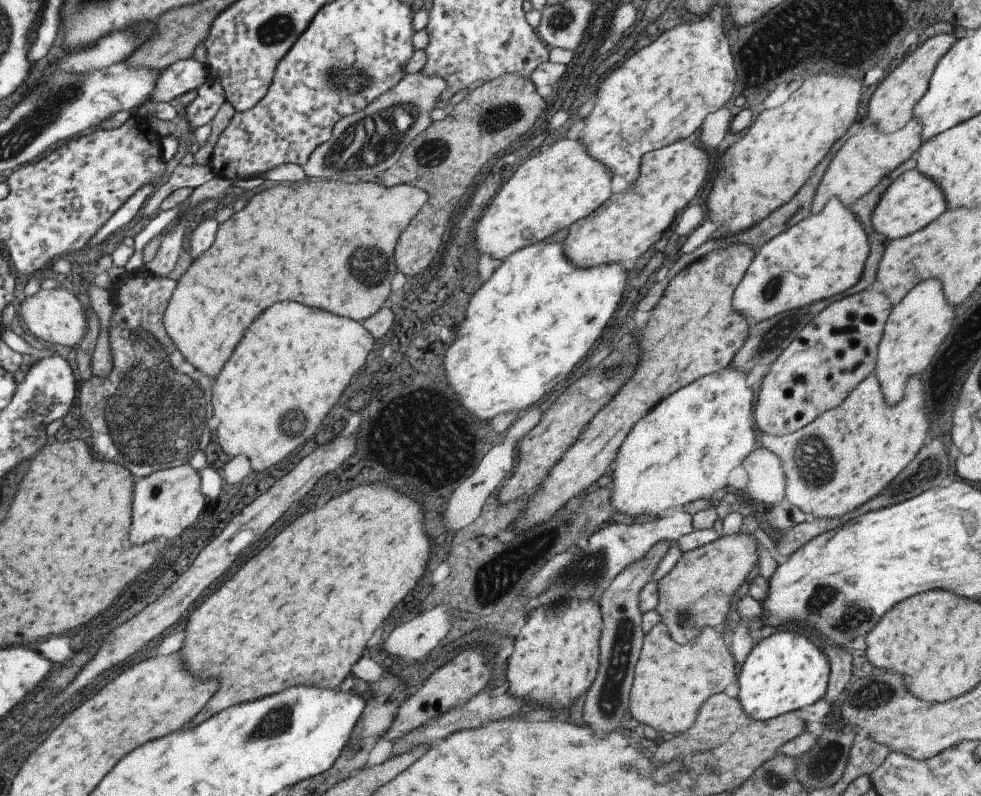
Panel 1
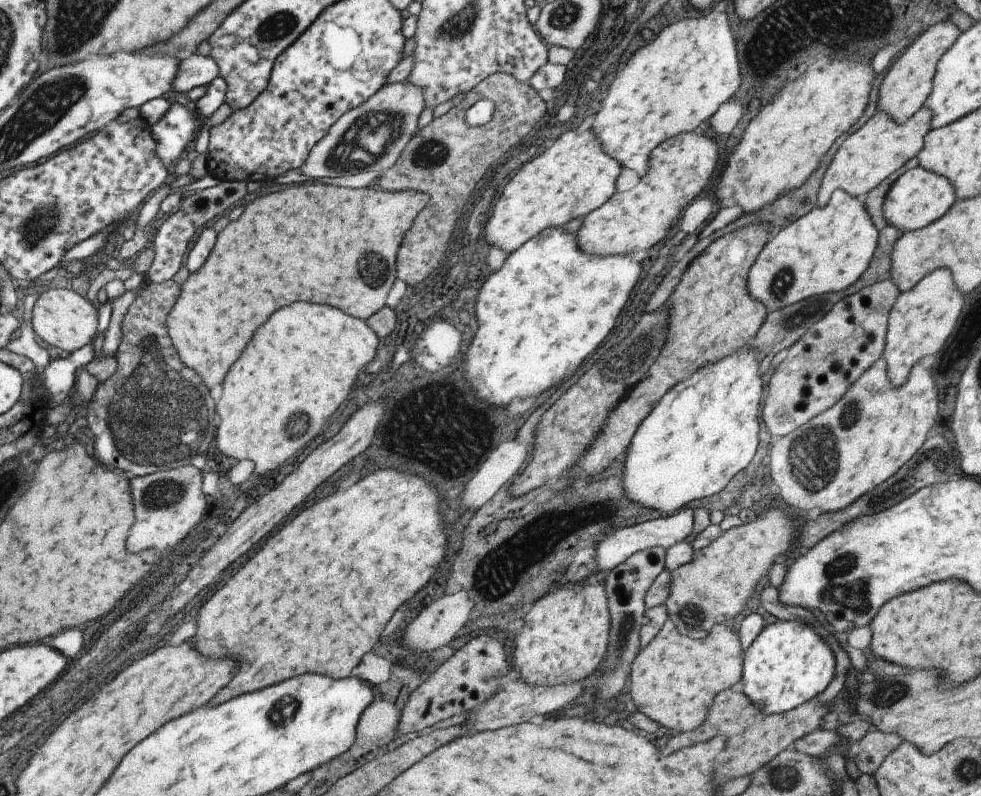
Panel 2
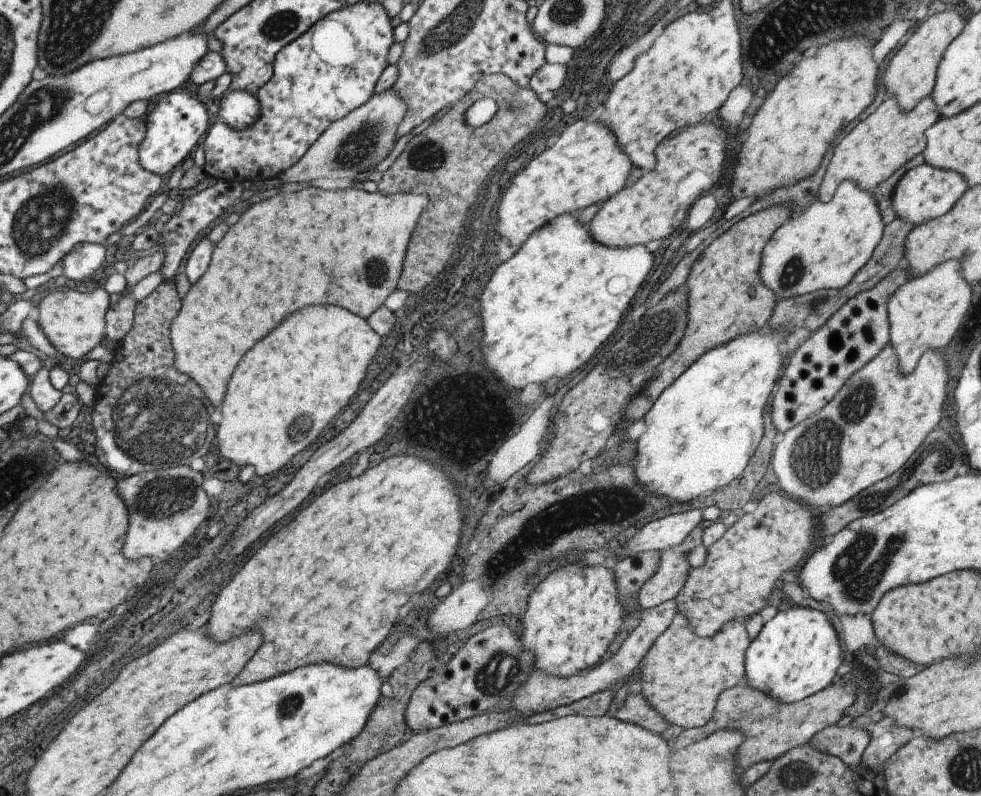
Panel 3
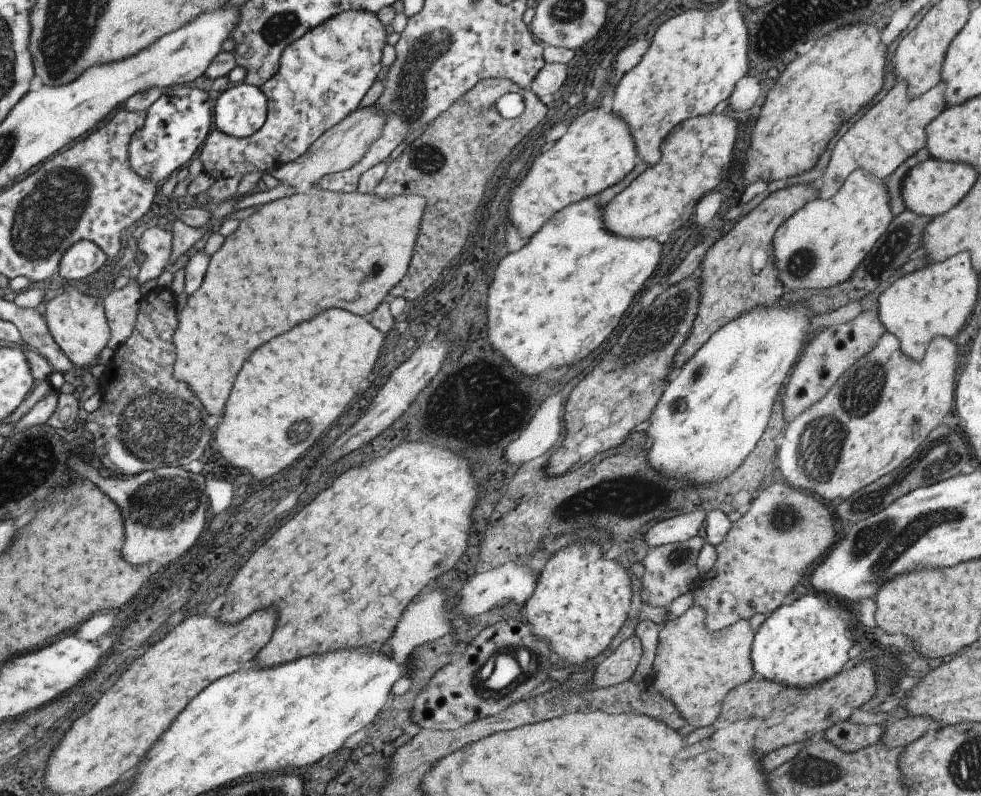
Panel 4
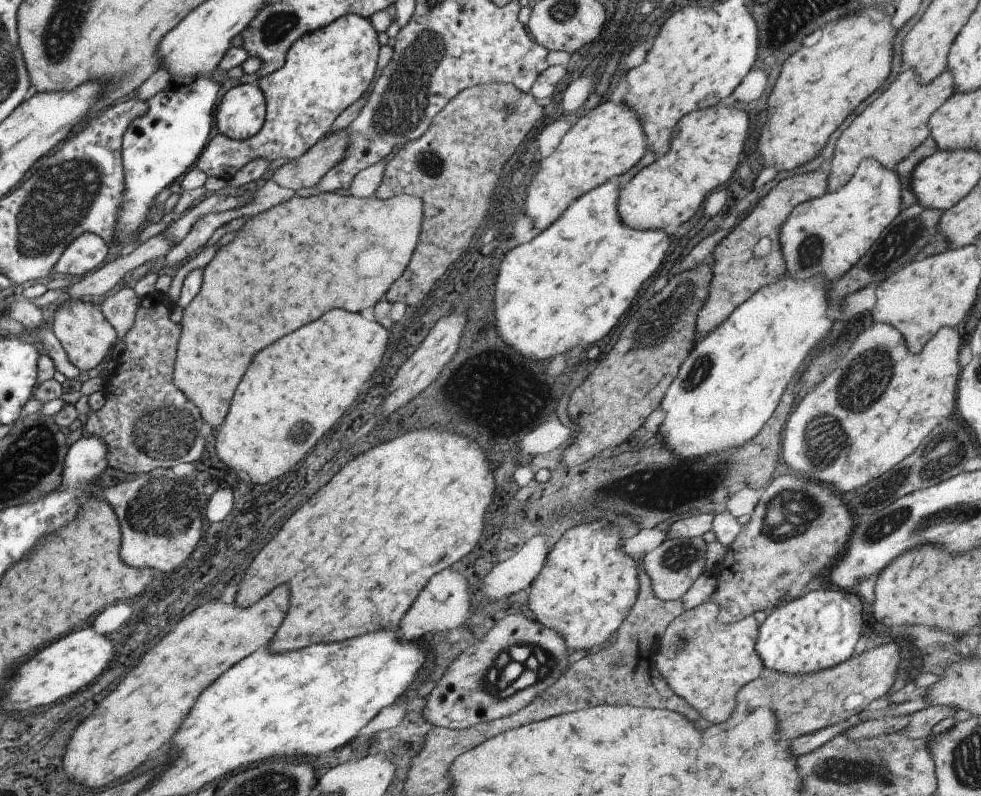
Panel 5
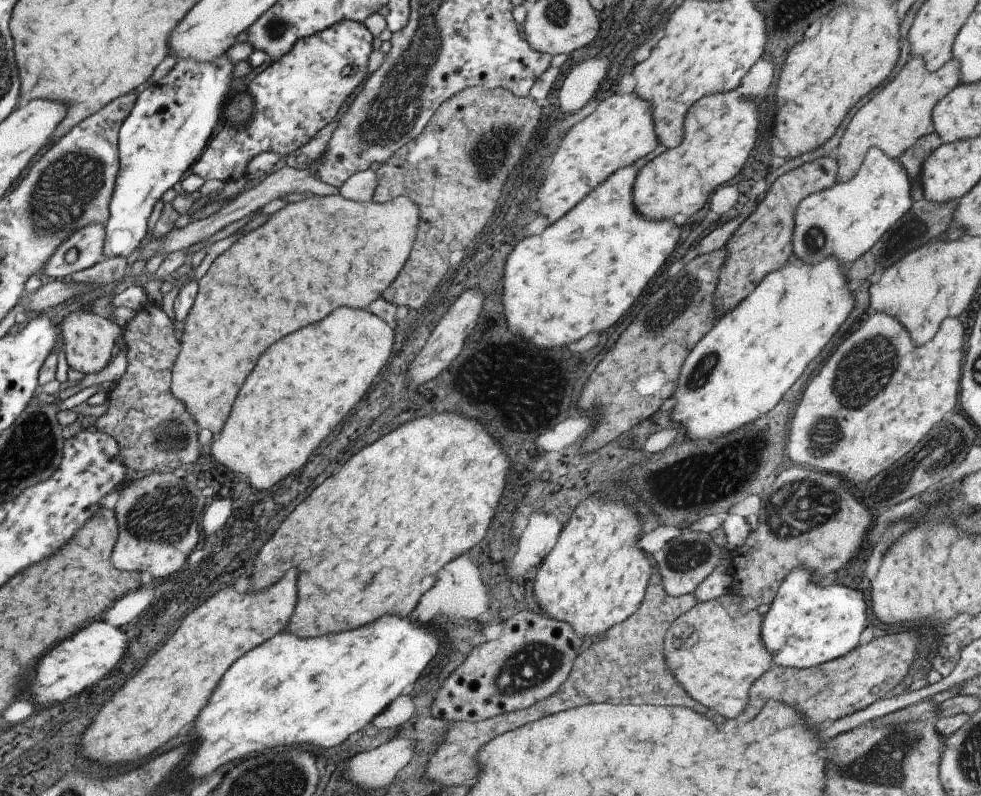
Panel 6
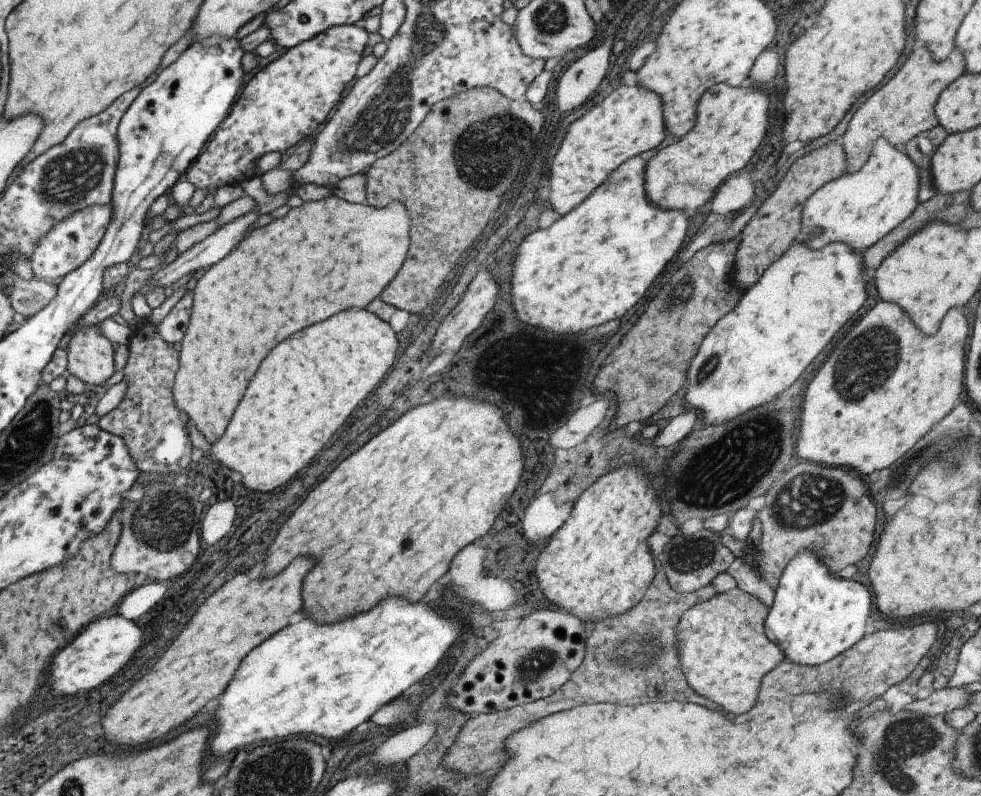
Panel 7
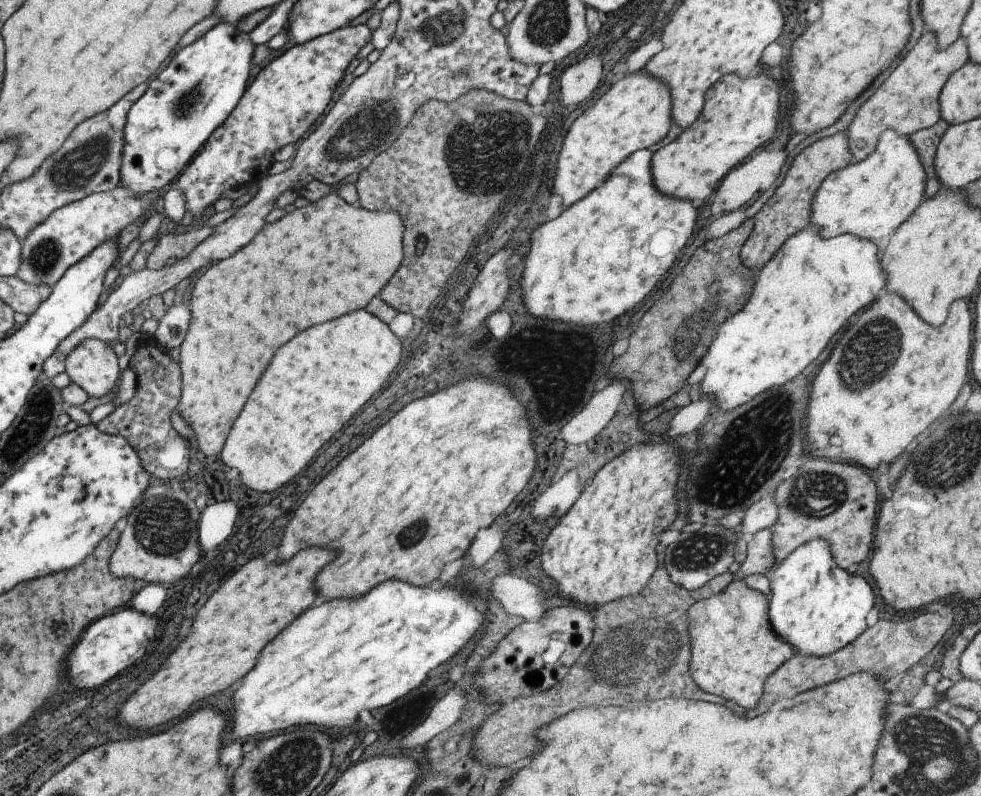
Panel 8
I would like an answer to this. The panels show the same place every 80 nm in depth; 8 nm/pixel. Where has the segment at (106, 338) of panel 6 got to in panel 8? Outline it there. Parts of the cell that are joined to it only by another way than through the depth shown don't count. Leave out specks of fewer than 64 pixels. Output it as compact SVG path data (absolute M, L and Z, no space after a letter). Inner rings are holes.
M97 337L84 340L67 357L66 374L69 376L71 382L82 386L92 397L101 398L105 394L112 394L109 392L113 388L117 388L121 380L121 368L119 368L113 344L99 340Z

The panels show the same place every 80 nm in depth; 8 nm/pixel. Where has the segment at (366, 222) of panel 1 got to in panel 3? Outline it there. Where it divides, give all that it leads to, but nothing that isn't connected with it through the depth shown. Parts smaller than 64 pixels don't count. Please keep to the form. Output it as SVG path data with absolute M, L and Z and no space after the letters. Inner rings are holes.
M355 188L333 192L321 190L321 194L319 190L313 190L313 194L307 194L307 190L283 192L255 202L231 228L227 228L225 236L212 248L209 270L203 278L191 284L189 292L182 298L185 304L181 303L177 324L173 324L173 348L177 348L177 356L174 356L177 368L195 380L211 400L213 409L217 408L217 402L221 402L227 380L243 352L275 328L285 314L309 304L333 304L355 316L367 318L383 304L383 298L395 290L406 246L420 212L429 203L428 196L405 192L384 195L379 191L370 193ZM375 248L381 260L385 260L391 278L375 278ZM311 256L317 258L317 262L307 262ZM237 270L241 274L245 272L245 278L237 278Z

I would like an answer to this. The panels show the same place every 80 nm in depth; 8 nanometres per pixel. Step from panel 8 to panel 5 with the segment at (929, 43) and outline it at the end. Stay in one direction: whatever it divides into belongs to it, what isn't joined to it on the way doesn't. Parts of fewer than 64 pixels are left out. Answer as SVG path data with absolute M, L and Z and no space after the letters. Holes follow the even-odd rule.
M909 68L898 74L878 96L846 126L835 141L827 164L826 193L835 192L851 178L863 159L873 159L884 169L891 169L917 148L929 134L928 118L952 95L952 74L945 69L928 85L920 85Z

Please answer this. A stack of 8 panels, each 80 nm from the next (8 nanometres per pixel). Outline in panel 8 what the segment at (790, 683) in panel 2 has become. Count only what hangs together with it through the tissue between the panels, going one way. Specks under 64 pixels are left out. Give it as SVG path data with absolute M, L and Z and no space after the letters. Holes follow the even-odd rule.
M821 539L803 543L767 574L770 628L777 639L807 657L827 657L848 646L866 630L865 620L874 606L875 596L869 584L839 568L828 546Z

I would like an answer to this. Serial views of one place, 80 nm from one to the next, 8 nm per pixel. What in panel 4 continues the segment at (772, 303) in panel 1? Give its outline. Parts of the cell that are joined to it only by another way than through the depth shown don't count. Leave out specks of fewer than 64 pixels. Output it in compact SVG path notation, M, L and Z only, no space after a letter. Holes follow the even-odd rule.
M853 171L828 199L813 198L775 229L773 266L783 292L825 289L845 282L893 218L884 182Z

